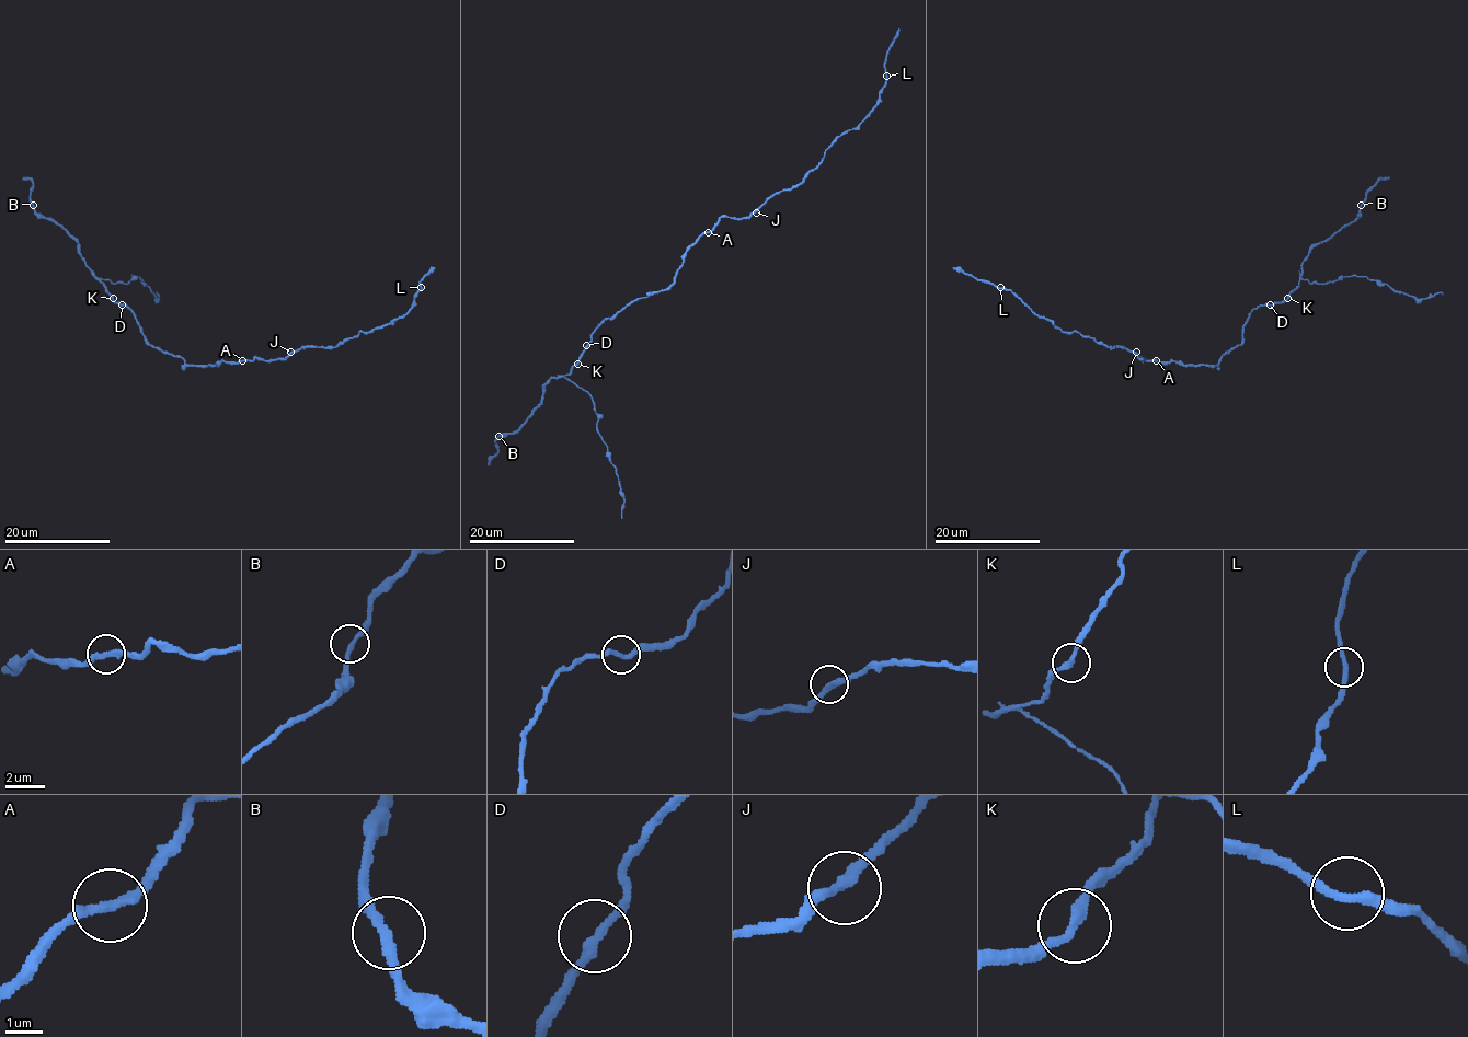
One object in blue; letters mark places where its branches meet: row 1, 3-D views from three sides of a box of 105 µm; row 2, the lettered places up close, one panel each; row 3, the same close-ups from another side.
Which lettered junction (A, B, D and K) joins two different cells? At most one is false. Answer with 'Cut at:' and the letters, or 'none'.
Cut at: none

